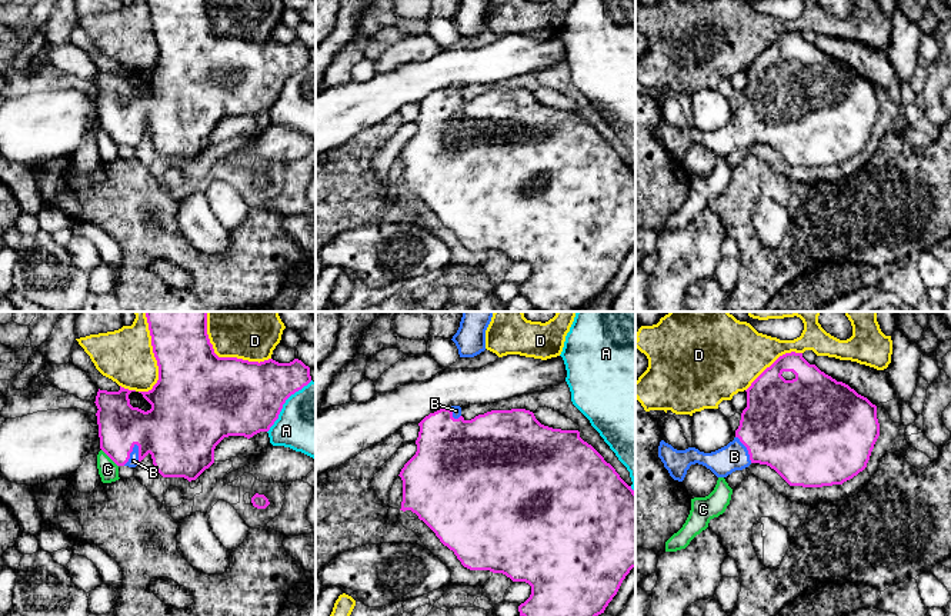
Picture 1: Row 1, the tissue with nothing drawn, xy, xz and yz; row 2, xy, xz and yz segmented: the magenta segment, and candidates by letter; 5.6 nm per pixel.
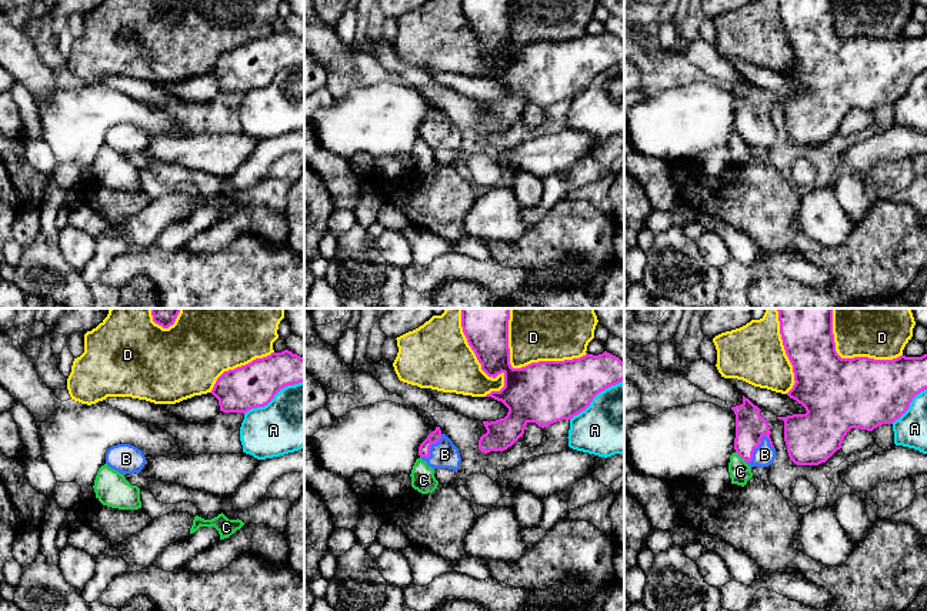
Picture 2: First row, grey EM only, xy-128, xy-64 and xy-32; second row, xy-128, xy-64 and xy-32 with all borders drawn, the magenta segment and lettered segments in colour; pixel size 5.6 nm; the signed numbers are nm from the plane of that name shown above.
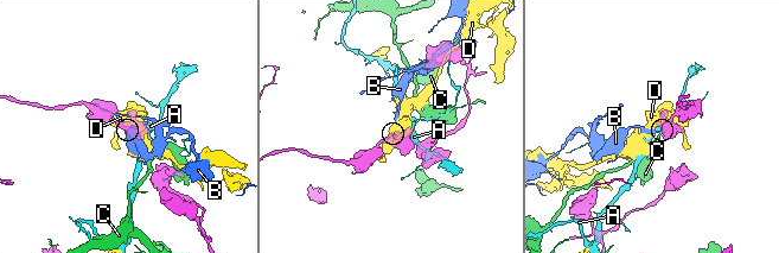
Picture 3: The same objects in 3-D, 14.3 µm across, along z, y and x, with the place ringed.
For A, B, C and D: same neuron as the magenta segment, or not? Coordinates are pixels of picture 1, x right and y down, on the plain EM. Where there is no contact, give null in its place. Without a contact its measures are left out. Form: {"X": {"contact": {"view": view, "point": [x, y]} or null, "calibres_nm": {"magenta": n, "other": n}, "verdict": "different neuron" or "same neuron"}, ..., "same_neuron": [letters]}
{"A": {"contact": {"view": "xy", "point": [284, 82]}, "calibres_nm": {"magenta": 420, "other": 380}, "verdict": "different neuron"}, "B": {"contact": {"view": "xy", "point": [129, 135]}, "calibres_nm": {"magenta": 300, "other": 60}, "verdict": "same neuron"}, "C": {"contact": {"view": "xy", "point": [109, 136]}, "calibres_nm": {"magenta": 260, "other": 110}, "verdict": "different neuron"}, "D": {"contact": {"view": "xy", "point": [227, 37]}, "calibres_nm": {"magenta": 480, "other": 240}, "verdict": "different neuron"}, "same_neuron": ["B"]}

